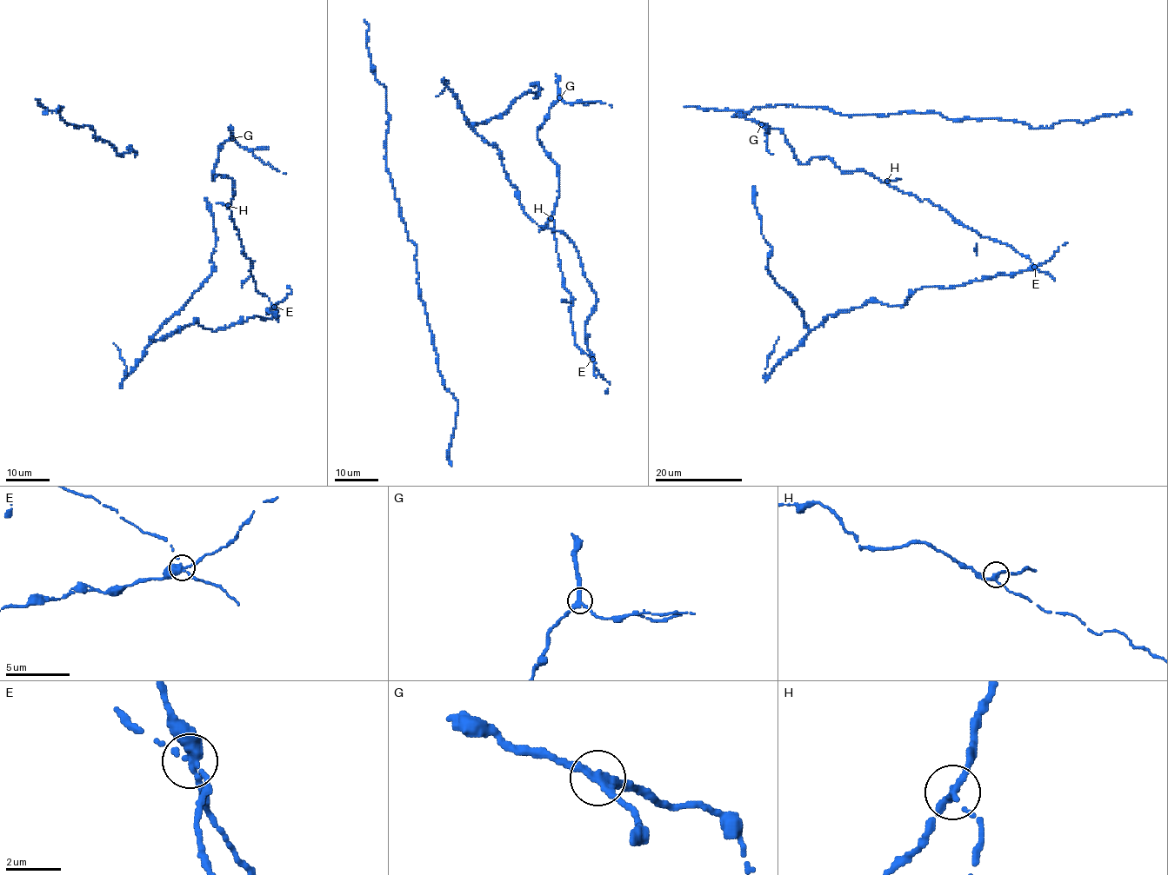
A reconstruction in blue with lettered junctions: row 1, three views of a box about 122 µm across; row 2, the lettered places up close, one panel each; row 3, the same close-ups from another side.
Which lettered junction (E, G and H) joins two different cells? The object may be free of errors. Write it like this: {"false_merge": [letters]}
{"false_merge": ["E"]}

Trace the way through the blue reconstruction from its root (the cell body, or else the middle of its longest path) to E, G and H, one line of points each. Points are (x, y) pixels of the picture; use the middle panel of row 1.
E: (571, 318), (574, 343), (592, 358)
G: (571, 318), (572, 301), (560, 268), (551, 219), (558, 196), (557, 165), (537, 139), (548, 108), (559, 97)
H: (571, 318), (569, 308), (572, 303), (571, 296), (563, 285), (556, 248), (555, 222), (550, 218)

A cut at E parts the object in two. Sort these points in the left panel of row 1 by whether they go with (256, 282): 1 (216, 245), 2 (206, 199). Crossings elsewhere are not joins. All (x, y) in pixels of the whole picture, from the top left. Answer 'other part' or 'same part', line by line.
1: other part
2: other part

